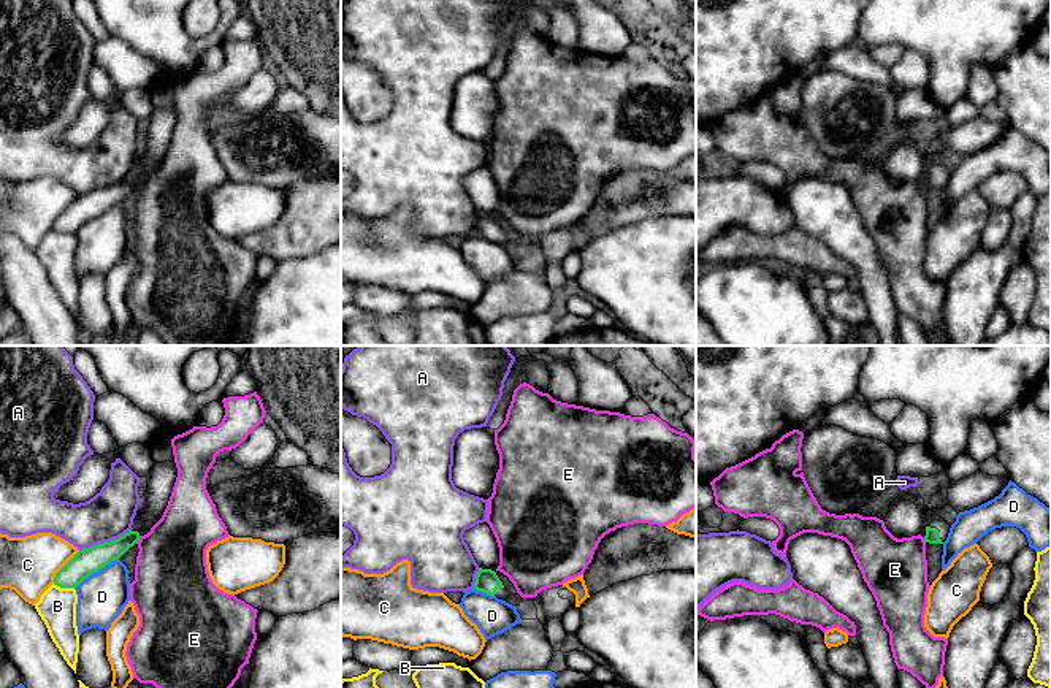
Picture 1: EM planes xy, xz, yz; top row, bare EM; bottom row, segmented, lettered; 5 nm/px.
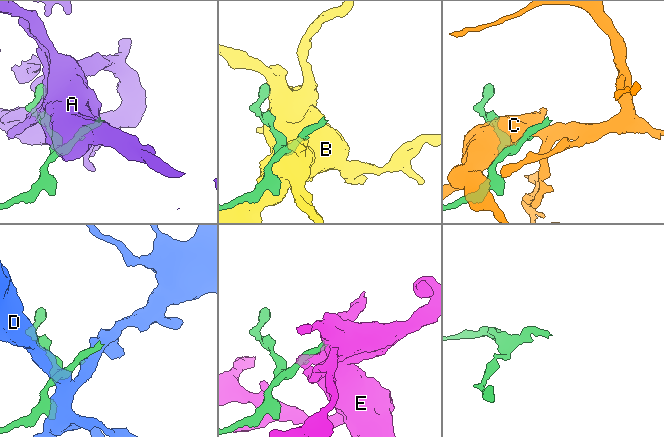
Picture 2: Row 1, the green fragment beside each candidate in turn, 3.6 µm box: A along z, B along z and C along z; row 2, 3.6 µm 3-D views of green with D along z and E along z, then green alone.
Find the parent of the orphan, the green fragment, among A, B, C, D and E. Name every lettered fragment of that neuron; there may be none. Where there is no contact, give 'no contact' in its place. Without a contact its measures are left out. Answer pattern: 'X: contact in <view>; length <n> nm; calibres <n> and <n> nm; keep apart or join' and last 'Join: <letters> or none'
A: contact in xy; length 280 nm; calibres 130 and 240 nm; keep apart
B: contact in xy; length 110 nm; calibres 130 and 190 nm; keep apart
C: contact in xy; length 220 nm; calibres 130 and 280 nm; keep apart
D: contact in xy; length 280 nm; calibres 130 and 240 nm; keep apart
E: contact in xy; length 50 nm; calibres 130 and 380 nm; keep apart
Join: none

